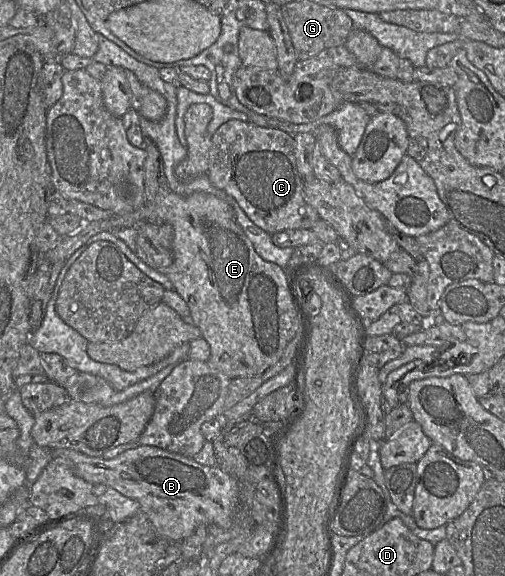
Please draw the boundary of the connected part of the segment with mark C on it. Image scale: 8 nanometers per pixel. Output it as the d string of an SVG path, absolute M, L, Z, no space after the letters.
M236 119L225 122L212 136L207 175L214 187L231 195L247 217L270 235L286 230L312 229L320 219L317 211L304 199L304 179L297 169L294 135L280 129Z

